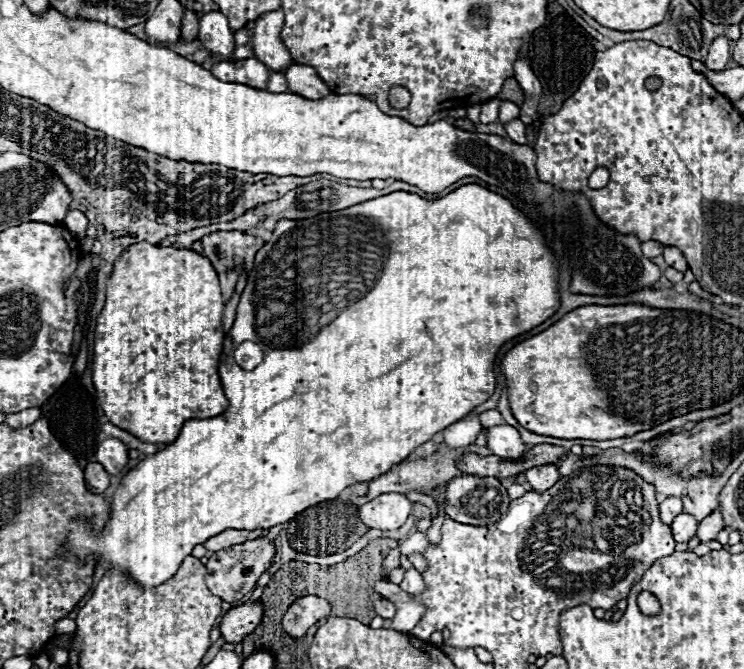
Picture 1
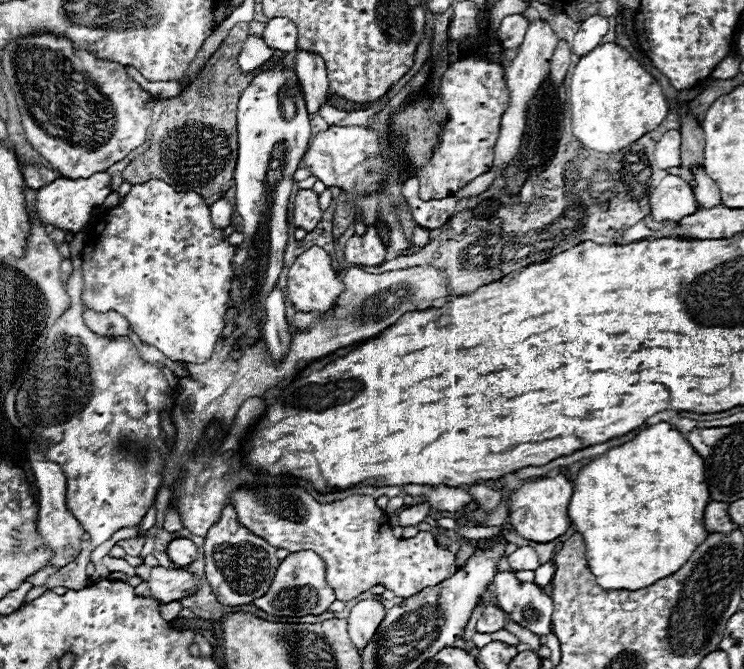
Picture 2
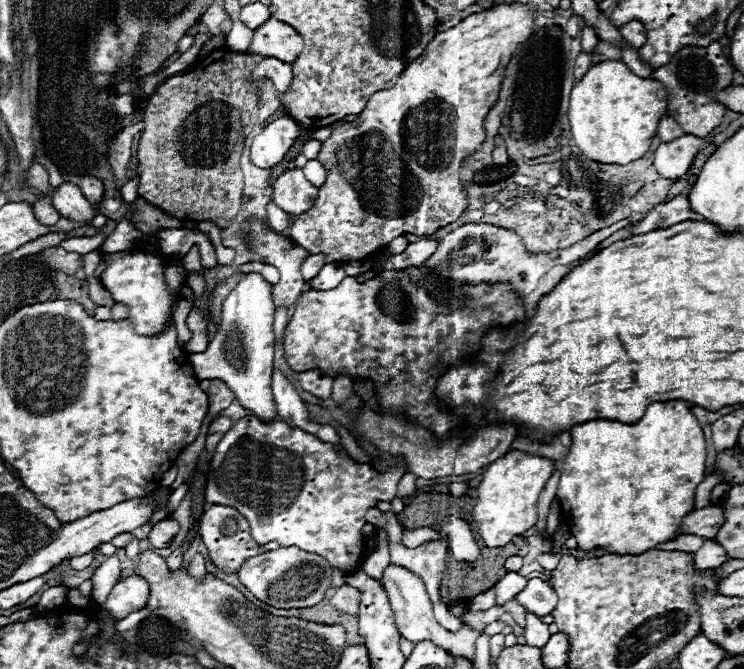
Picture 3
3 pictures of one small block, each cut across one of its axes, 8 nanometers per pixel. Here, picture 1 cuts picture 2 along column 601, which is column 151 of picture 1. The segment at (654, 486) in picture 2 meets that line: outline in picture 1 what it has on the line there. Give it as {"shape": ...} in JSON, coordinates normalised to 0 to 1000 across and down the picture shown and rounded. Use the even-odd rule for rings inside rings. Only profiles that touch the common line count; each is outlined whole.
{"shape":[[[642,275],[618,278],[618,281],[613,281],[610,287],[594,293],[594,296],[586,296],[586,299],[581,299],[581,302],[573,299],[573,296],[565,296],[562,290],[535,284],[535,287],[527,287],[527,290],[511,293],[511,296],[500,296],[500,299],[492,299],[492,302],[487,302],[487,305],[478,305],[478,308],[470,308],[470,311],[462,311],[462,314],[454,314],[454,317],[435,317],[435,320],[427,320],[425,326],[414,326],[414,329],[376,329],[376,332],[371,335],[371,344],[366,347],[366,356],[363,356],[363,359],[347,374],[347,380],[344,380],[341,401],[339,401],[339,407],[336,407],[336,413],[333,413],[333,425],[331,425],[331,430],[328,430],[328,436],[325,436],[325,442],[323,442],[317,481],[315,481],[315,487],[312,487],[312,493],[309,493],[312,523],[315,523],[317,517],[323,517],[325,511],[341,511],[341,514],[347,514],[347,517],[352,520],[352,526],[355,526],[352,544],[333,556],[333,553],[323,550],[323,547],[315,541],[312,532],[306,532],[306,535],[296,544],[296,550],[293,550],[293,553],[296,553],[298,580],[301,580],[301,589],[304,589],[304,595],[306,595],[306,610],[304,610],[296,622],[288,622],[288,625],[253,628],[253,631],[247,634],[242,652],[239,652],[231,664],[226,664],[220,673],[215,673],[215,676],[199,682],[199,685],[191,688],[180,703],[175,703],[175,706],[164,714],[164,720],[161,720],[161,726],[159,726],[153,744],[148,747],[148,774],[145,774],[145,780],[142,780],[137,798],[129,801],[129,798],[124,795],[121,783],[108,780],[108,777],[99,777],[99,780],[94,783],[94,798],[91,798],[91,807],[89,807],[89,819],[91,819],[94,825],[99,825],[102,831],[108,831],[108,834],[113,834],[113,831],[118,831],[118,828],[132,828],[134,837],[145,837],[145,840],[148,840],[148,849],[159,849],[159,852],[175,858],[191,879],[202,879],[202,876],[212,876],[212,873],[223,870],[226,864],[231,864],[231,861],[237,858],[239,846],[245,843],[245,837],[247,837],[250,831],[258,828],[258,819],[261,819],[263,813],[272,813],[272,810],[277,810],[280,804],[285,804],[285,801],[290,801],[290,798],[298,798],[298,795],[306,792],[306,789],[317,789],[317,792],[344,792],[344,789],[366,789],[366,786],[382,783],[382,780],[392,777],[398,768],[409,765],[411,759],[417,759],[417,756],[422,756],[422,753],[427,753],[427,750],[433,750],[433,747],[449,747],[449,744],[454,744],[454,738],[457,738],[462,729],[468,729],[468,726],[473,726],[473,723],[478,723],[478,720],[495,720],[495,717],[500,717],[500,714],[508,714],[508,712],[519,709],[527,697],[532,697],[532,694],[538,694],[540,688],[546,688],[562,667],[567,667],[570,661],[575,661],[583,649],[589,649],[589,646],[594,646],[597,640],[602,640],[605,634],[621,628],[626,619],[632,619],[640,607],[651,604],[651,601],[664,589],[664,583],[667,583],[664,541],[667,541],[669,523],[672,523],[683,508],[688,508],[688,505],[694,505],[694,502],[699,502],[699,499],[704,499],[704,496],[710,496],[710,493],[726,487],[731,478],[737,478],[742,469],[750,466],[750,460],[753,460],[753,430],[750,430],[750,419],[753,419],[753,389],[747,389],[747,383],[742,380],[742,374],[739,374],[739,368],[734,365],[734,359],[731,359],[726,341],[723,341],[704,317],[699,317],[696,311],[691,311],[691,305],[688,305],[685,299],[680,299],[677,293],[672,293],[672,290],[667,290],[667,287],[659,287],[659,284],[653,284],[651,278],[642,278]]]}

